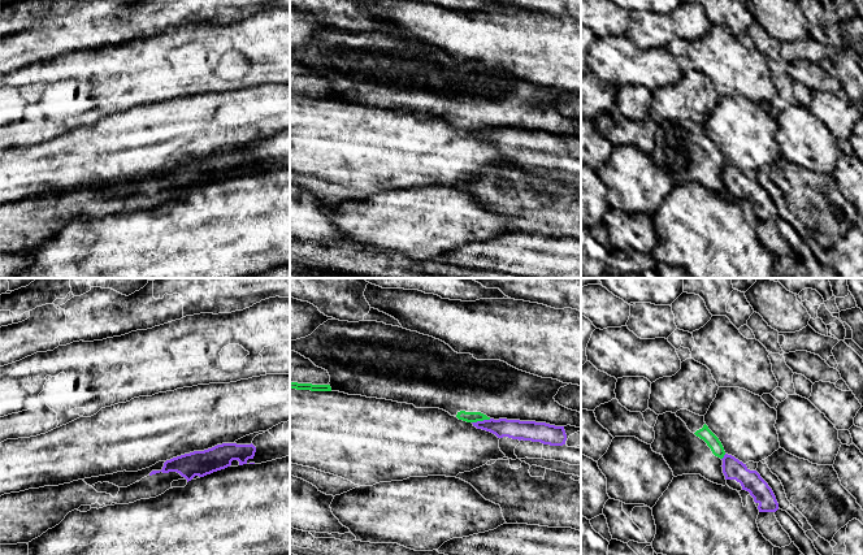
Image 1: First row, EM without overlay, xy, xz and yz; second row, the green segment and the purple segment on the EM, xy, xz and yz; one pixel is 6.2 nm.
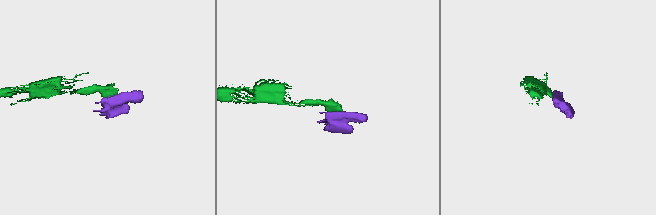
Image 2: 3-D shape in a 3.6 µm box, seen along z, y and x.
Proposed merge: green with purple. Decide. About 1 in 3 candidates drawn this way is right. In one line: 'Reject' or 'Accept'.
Reject

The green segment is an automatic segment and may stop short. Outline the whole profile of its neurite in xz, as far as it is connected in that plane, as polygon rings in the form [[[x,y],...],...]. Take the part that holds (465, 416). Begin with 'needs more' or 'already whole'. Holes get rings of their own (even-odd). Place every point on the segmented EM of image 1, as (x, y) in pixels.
already whole; [[[460,411],[457,412],[456,417],[459,420],[467,421],[467,422],[477,422],[477,421],[483,421],[483,420],[490,420],[486,415],[481,412],[465,412]]]

